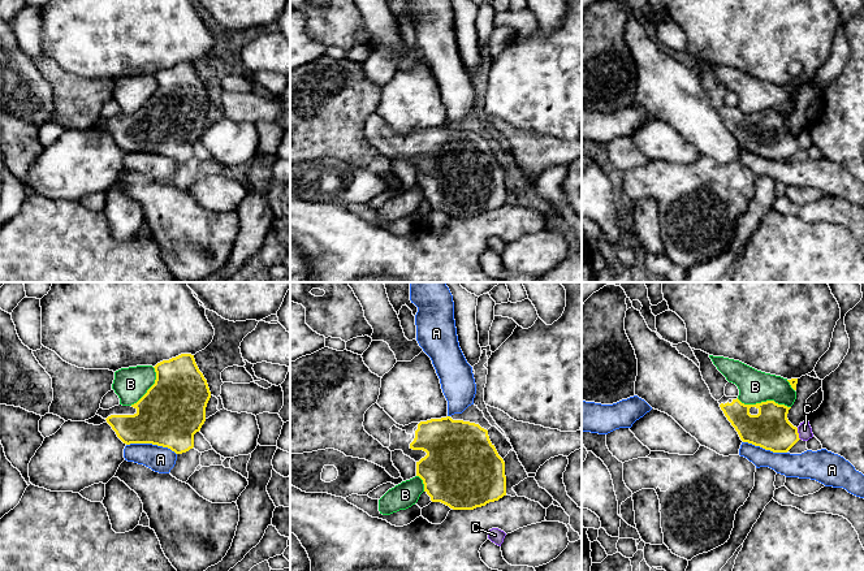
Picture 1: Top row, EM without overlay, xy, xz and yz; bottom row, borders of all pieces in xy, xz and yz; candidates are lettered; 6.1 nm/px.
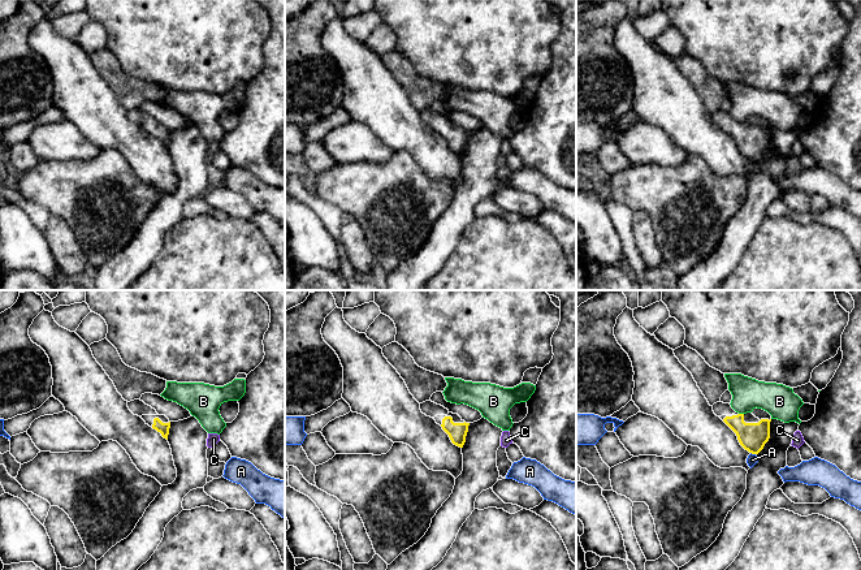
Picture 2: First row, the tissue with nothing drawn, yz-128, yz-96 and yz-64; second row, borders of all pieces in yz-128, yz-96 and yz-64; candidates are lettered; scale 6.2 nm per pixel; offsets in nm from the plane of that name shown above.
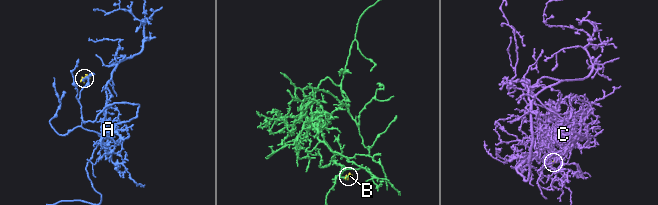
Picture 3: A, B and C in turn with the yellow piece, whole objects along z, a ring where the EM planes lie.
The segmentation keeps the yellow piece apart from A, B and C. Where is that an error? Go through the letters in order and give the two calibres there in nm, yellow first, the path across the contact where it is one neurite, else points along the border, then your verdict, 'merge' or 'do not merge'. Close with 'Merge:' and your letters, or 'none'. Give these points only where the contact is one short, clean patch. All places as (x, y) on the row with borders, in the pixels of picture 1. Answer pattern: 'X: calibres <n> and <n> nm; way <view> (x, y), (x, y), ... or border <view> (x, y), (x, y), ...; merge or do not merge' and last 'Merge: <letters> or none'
A: calibres 400 and 160 nm; do not merge
B: calibres 260 and 200 nm; do not merge
C: calibres 260 and 90 nm; do not merge
Merge: none

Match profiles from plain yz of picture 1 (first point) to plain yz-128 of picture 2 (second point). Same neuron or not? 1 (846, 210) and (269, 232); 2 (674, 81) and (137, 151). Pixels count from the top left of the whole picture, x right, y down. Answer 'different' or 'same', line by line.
1: same
2: same

